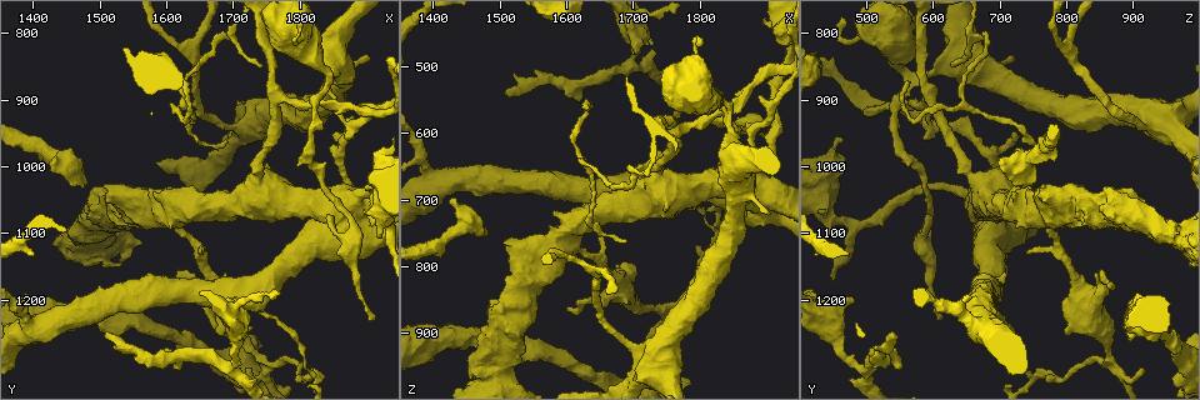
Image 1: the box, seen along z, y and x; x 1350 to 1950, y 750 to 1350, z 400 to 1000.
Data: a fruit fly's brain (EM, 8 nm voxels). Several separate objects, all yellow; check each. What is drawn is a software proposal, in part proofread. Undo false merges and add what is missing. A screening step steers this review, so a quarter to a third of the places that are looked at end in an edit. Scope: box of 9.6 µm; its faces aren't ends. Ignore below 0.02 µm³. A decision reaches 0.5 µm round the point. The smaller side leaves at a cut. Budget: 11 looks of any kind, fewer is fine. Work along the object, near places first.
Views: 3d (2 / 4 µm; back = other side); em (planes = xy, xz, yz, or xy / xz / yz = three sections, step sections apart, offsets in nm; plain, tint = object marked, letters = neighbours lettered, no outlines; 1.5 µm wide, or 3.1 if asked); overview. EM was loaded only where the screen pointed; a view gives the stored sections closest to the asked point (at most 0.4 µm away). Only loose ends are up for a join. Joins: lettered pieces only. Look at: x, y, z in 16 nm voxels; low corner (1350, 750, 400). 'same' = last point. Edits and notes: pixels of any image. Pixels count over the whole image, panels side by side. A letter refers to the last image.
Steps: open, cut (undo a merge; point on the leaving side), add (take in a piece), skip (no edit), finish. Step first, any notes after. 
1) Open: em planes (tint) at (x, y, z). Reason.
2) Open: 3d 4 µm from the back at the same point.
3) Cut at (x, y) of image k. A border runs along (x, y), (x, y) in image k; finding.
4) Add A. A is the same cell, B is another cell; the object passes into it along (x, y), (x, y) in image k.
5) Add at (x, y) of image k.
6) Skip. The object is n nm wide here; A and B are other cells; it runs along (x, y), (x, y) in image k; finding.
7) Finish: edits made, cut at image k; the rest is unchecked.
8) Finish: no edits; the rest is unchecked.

Open: em xy step 8 (tint) at (1820, 1315, 740). Abrupt turn.

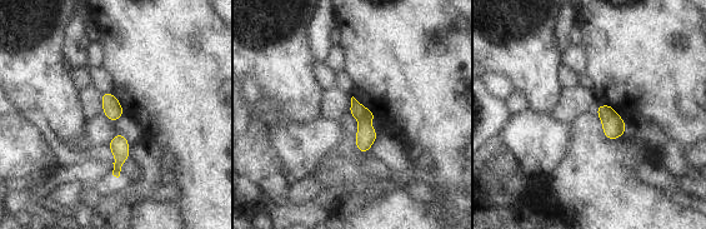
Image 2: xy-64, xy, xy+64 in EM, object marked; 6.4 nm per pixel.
Open: em planes (tint) at the same point. Another direction.

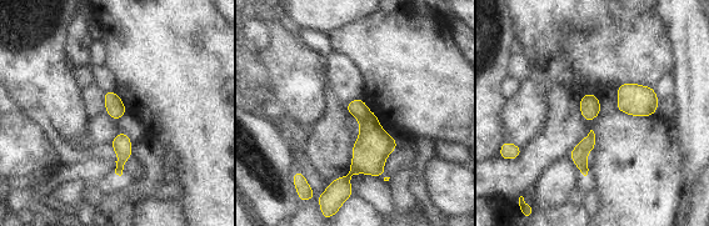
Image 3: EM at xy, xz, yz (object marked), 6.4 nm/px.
Open: em planes (letters) at the same point. What lies round it.

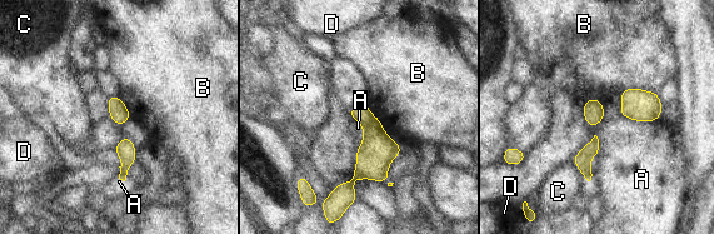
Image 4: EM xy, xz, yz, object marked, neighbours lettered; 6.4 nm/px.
Cut at (360, 113) of image 4. The object is 120 nm wide here; A, B, C and D are other cells; a border runs along (374, 118), (364, 127) in image 4; a second cell is stuck on.

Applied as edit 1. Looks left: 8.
Open: overview.

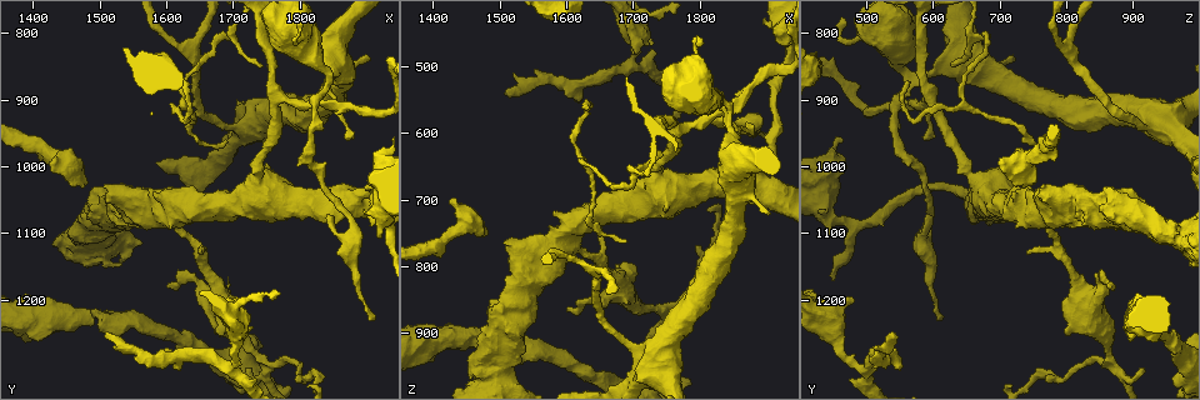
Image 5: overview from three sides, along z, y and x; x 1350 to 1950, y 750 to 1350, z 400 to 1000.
Open: 3d 4 µm at (1510, 1250, 540). An open end.

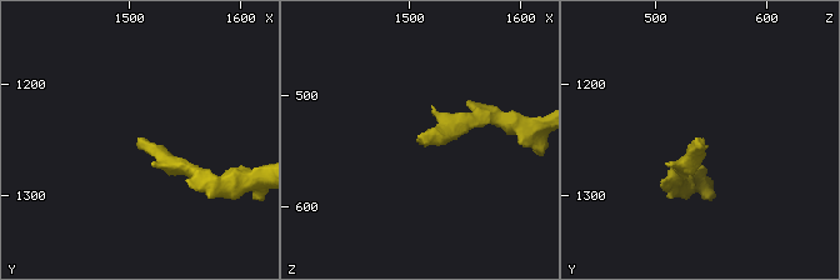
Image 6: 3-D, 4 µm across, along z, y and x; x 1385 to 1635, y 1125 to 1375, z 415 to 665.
Open: em planes (tint) at (1506, 1250, 534).

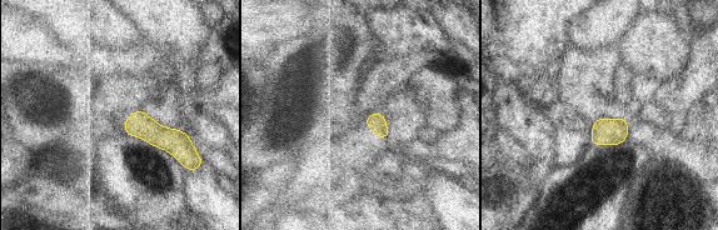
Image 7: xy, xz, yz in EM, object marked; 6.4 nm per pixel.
Open: em planes (letters) at the same point.

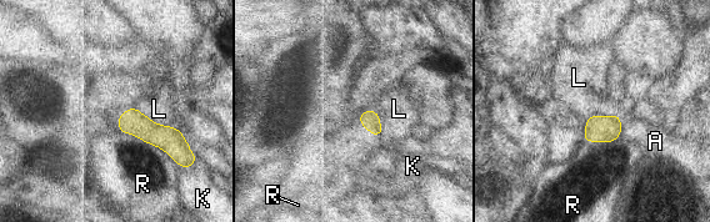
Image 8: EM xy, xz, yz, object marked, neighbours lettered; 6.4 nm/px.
Skip. A, K, L and R are other cells; a border runs along (138, 110), (155, 122), (170, 126) in image 8; no lettered piece goes on from it.

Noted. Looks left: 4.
Open: 3d 4 µm at (1680, 800, 680).

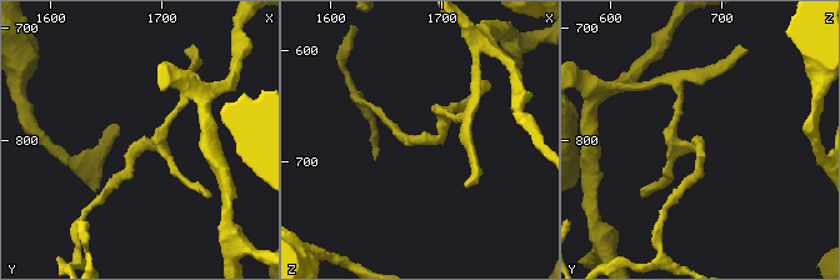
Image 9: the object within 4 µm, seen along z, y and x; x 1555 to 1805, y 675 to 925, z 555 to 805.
Open: em planes (letters) at (1680, 806, 680).

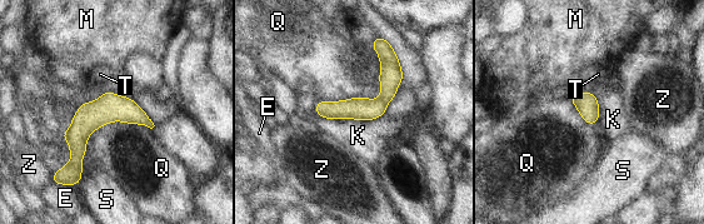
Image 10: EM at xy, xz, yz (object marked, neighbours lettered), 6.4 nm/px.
Skip. The longest contact is with Q, 480 nm; E, K, M, Q, S, T and Z are other cells; it runs along (148, 122), (100, 113), (60, 178) in image 10; all the same cell.

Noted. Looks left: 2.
Finish: edits made, cut at image 4; the rest is unchecked.

